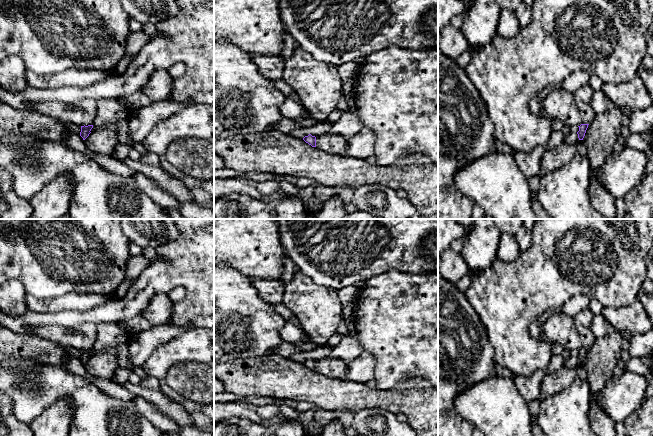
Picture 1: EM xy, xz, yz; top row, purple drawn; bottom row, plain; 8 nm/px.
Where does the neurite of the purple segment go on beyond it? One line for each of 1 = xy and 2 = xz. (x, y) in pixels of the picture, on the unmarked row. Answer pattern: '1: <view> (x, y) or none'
1: none
2: none

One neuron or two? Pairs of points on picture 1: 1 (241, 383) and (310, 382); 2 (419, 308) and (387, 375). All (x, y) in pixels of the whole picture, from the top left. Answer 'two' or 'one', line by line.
1: one
2: one

